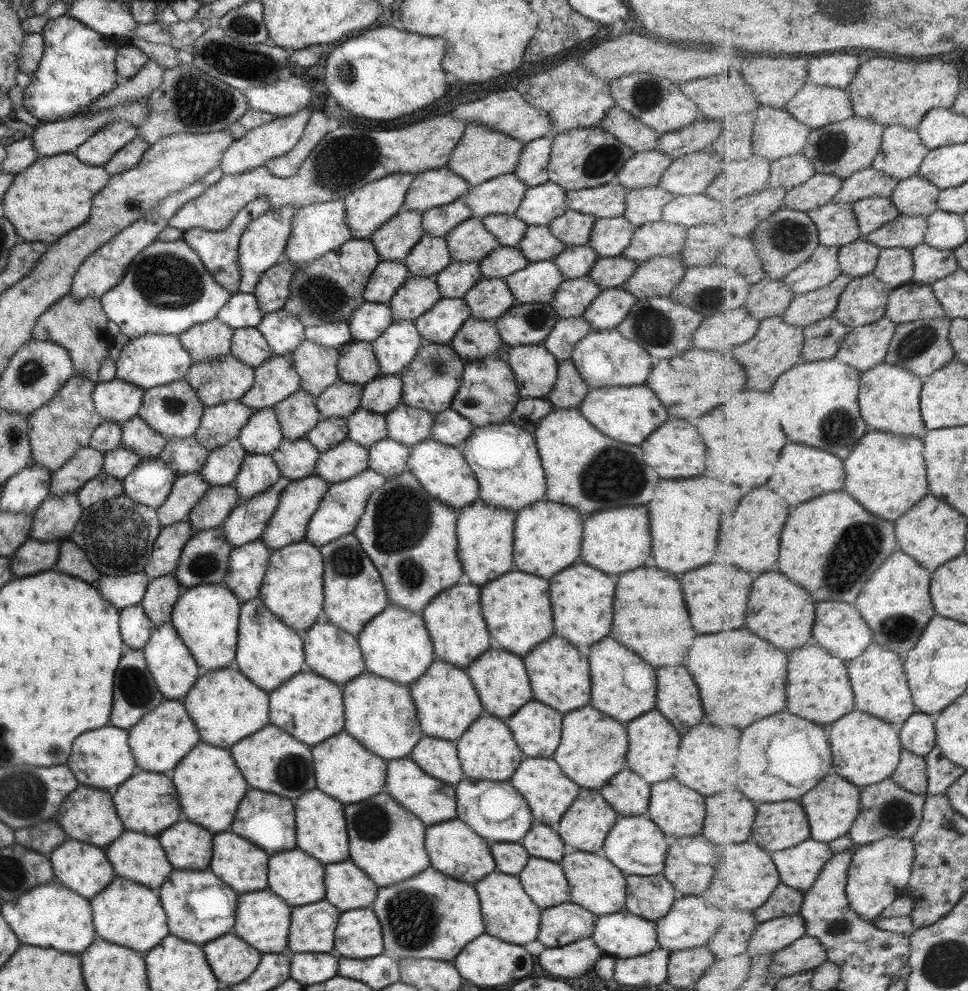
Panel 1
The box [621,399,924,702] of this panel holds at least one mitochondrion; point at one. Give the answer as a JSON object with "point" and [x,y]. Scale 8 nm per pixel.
{"point":[860,544]}

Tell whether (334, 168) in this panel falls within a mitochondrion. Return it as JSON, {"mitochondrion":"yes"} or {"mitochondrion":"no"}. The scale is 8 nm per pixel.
{"mitochondrion":"yes"}

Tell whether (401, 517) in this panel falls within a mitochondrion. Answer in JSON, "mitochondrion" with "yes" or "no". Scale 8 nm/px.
{"mitochondrion":"yes"}

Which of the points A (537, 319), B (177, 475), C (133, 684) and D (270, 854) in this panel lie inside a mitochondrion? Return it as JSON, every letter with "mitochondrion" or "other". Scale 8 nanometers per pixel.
{"A":"mitochondrion","B":"other","C":"mitochondrion","D":"other"}

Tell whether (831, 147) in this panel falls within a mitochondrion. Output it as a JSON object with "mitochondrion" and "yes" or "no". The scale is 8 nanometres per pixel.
{"mitochondrion":"yes"}

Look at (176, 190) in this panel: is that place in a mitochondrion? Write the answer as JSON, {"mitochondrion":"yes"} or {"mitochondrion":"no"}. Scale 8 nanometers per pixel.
{"mitochondrion":"no"}

